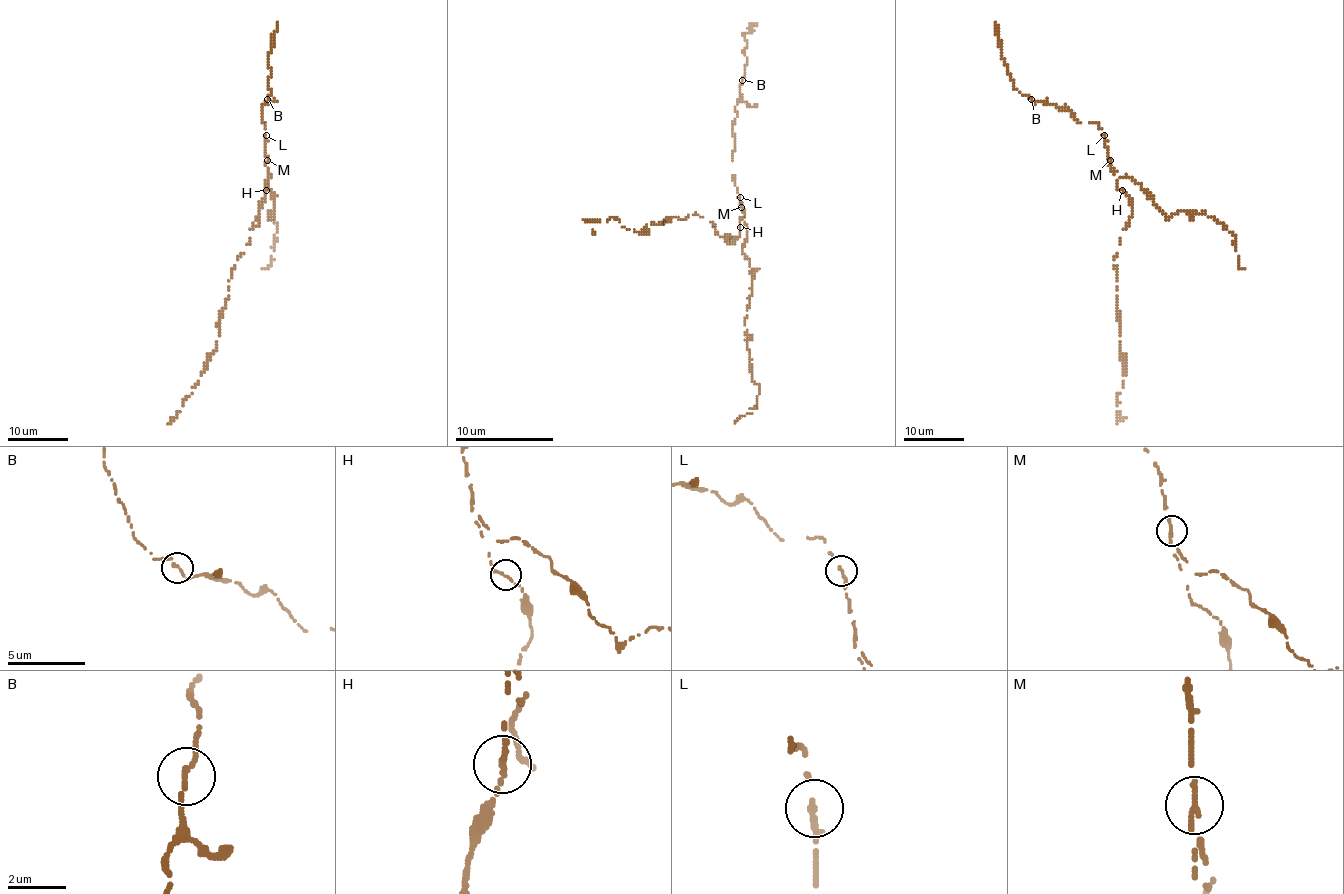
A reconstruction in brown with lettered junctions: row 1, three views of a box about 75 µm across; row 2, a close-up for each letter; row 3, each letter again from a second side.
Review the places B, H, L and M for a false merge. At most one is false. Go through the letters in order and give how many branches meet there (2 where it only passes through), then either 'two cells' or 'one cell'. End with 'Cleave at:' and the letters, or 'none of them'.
B: 2 | one cell
H: 2 | one cell
L: 2 | one cell
M: 2 | two cells
Cleave at: M

